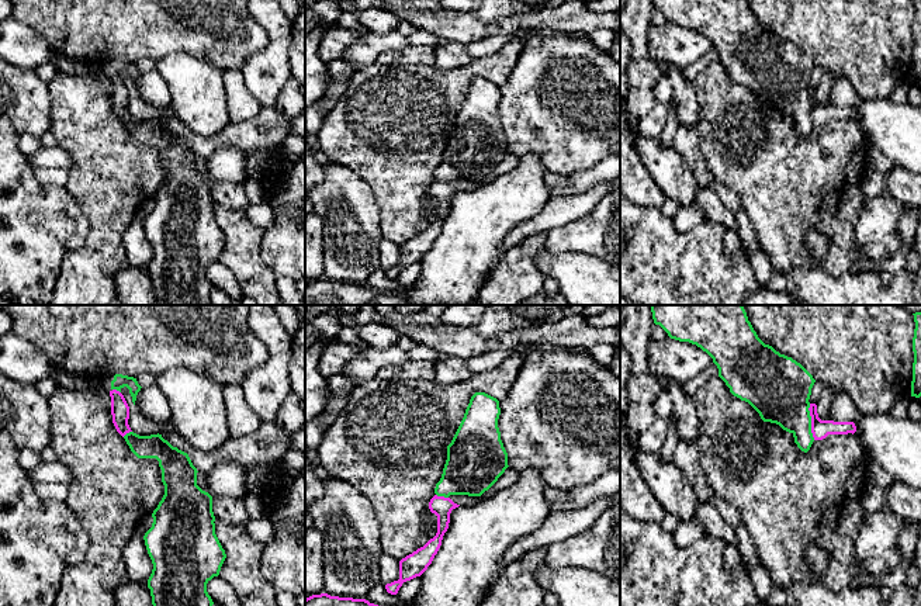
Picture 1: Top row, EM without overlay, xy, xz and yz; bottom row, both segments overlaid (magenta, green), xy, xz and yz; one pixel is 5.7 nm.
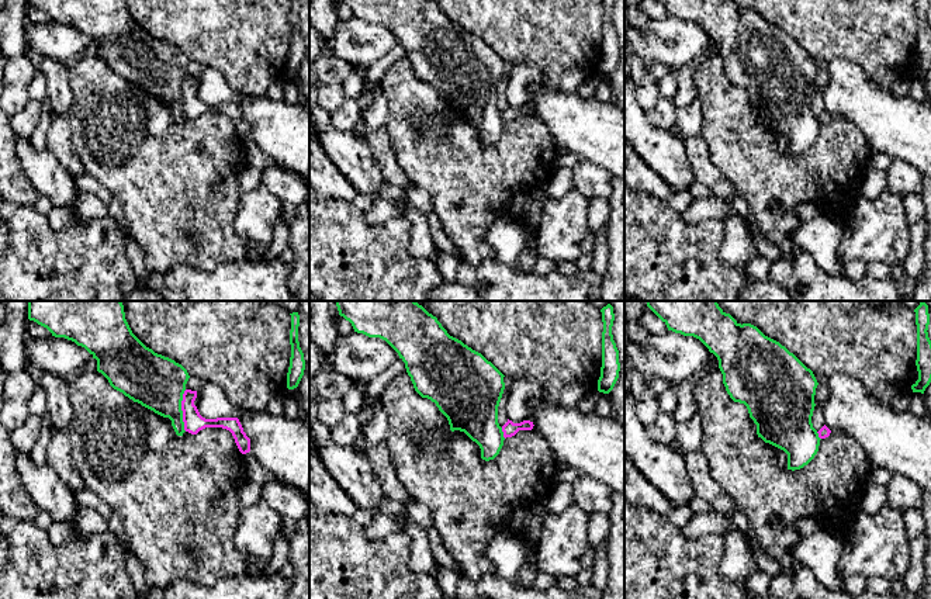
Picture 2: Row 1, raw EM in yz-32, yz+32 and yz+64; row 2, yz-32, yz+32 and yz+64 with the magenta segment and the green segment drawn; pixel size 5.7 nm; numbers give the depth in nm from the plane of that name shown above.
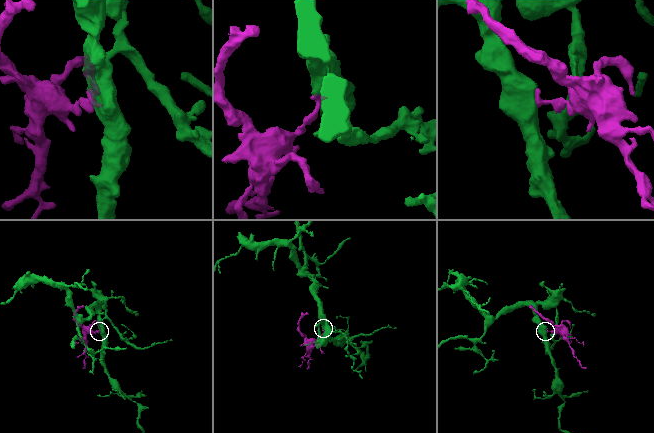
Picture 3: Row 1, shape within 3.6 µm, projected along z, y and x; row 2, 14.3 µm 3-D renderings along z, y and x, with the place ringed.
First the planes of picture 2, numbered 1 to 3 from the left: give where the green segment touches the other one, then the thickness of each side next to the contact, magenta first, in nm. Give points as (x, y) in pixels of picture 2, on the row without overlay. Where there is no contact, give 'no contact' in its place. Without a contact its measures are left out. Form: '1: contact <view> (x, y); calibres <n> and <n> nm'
1: contact yz-32 (182, 94); calibres 110 and 320 nm
2: contact yz+32 (504, 118); calibres 90 and 300 nm
3: contact yz+64 (819, 121); calibres 70 and 340 nm

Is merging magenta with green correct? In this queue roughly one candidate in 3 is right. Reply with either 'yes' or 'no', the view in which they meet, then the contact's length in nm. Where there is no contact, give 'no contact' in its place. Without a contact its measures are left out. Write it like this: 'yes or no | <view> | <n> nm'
no | yz | 220 nm

